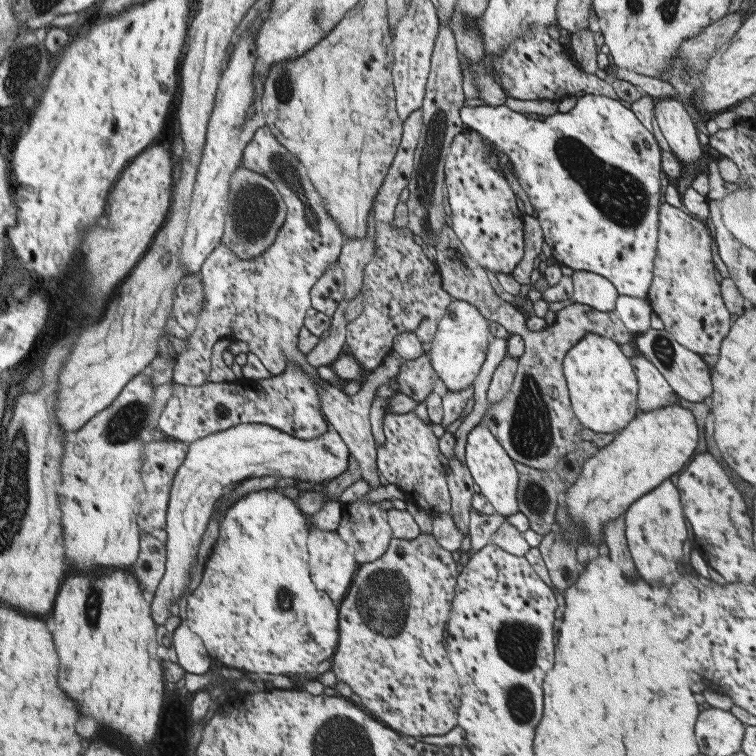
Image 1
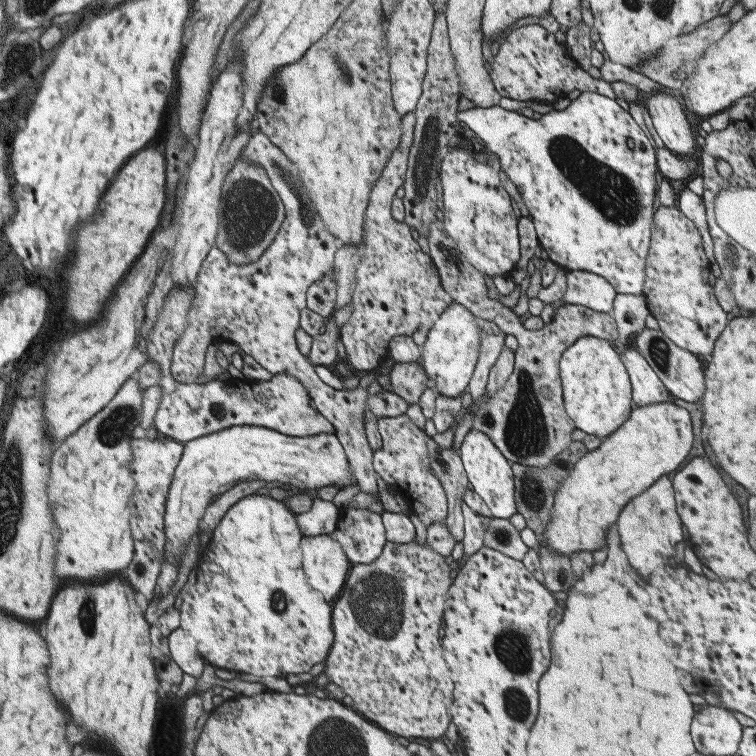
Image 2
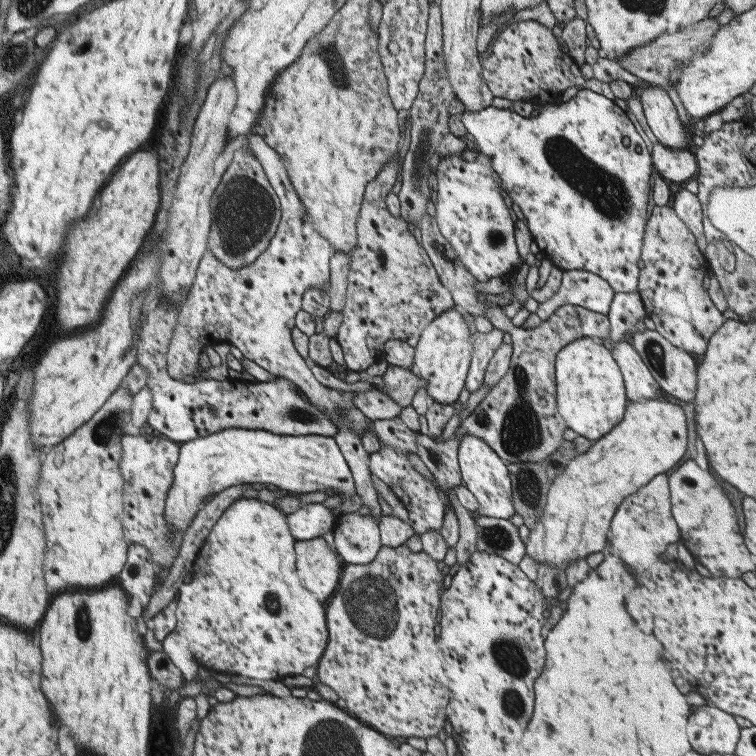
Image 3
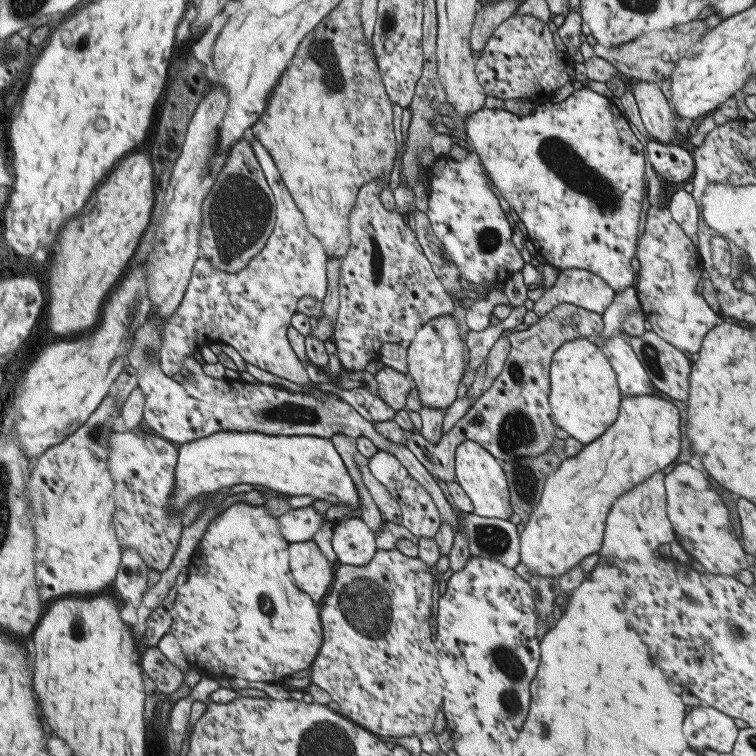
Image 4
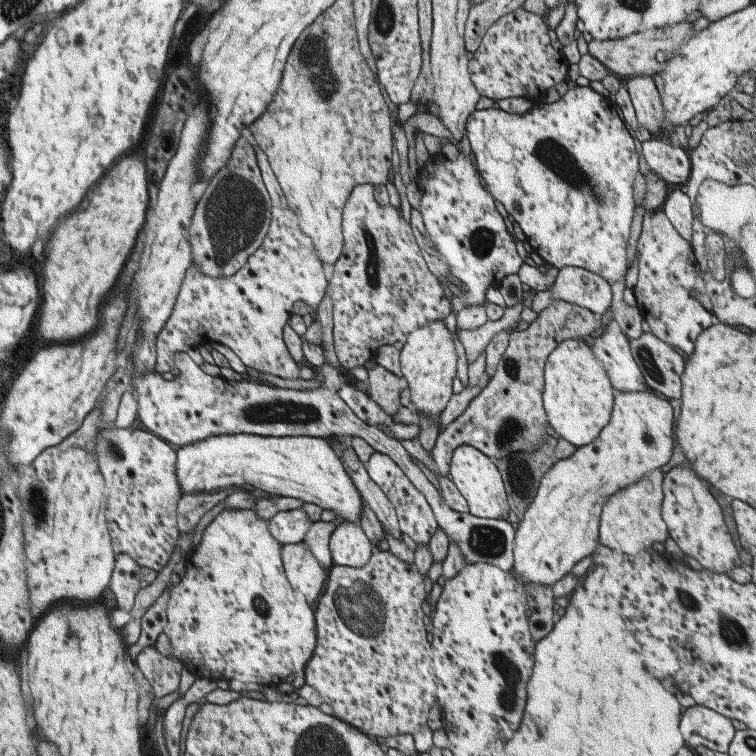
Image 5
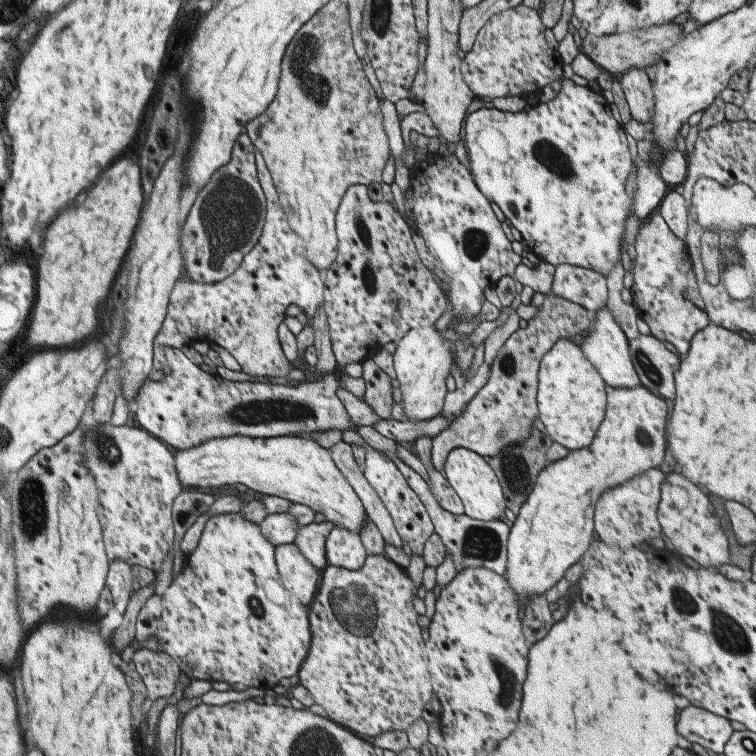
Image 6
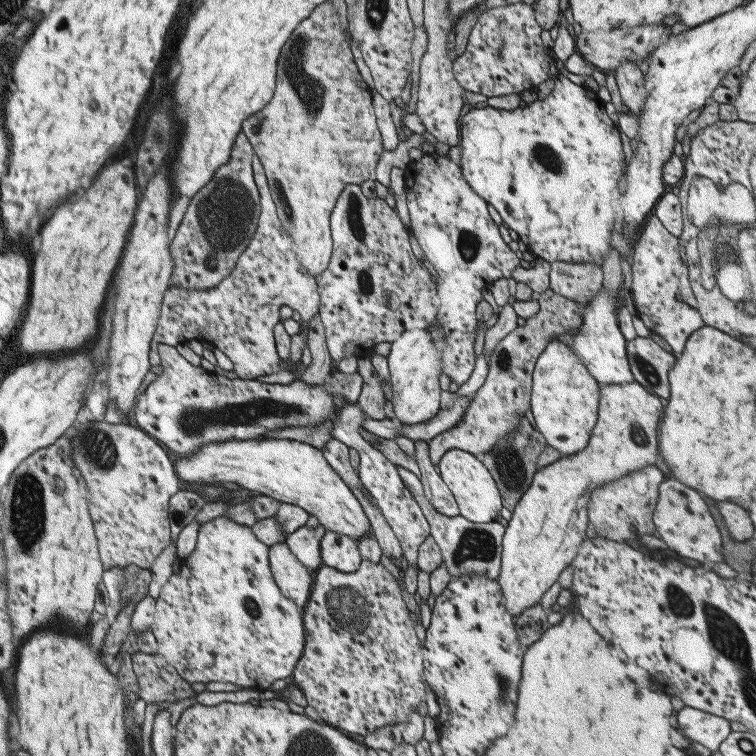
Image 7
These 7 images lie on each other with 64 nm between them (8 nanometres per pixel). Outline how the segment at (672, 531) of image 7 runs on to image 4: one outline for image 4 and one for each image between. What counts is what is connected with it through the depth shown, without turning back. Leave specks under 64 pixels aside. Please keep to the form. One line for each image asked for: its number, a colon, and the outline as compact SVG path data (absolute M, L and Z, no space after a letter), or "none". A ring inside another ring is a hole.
4: M687 464L675 466L665 476L665 496L665 514L671 522L675 534L673 538L679 542L679 546L687 552L691 560L697 560L705 568L707 574L733 576L739 570L751 566L741 542L737 542L731 524L727 522L727 508L721 504L713 488L707 486L707 480L699 470Z
5: M671 468L663 478L663 500L661 500L661 518L667 526L669 538L677 544L677 548L697 560L703 570L711 570L717 574L727 574L731 568L741 566L735 546L727 534L727 526L723 524L721 510L713 496L709 494L705 482L697 480L687 468Z
6: M665 474L661 482L661 500L657 504L657 522L665 538L673 544L675 556L689 556L701 568L717 568L729 562L727 554L727 538L715 518L713 506L709 504L707 496L691 482L685 482L679 474Z

